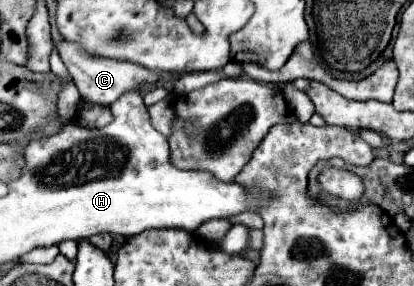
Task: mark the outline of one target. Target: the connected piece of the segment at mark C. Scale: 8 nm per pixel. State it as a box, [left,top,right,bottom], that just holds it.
[55,42,161,106]

